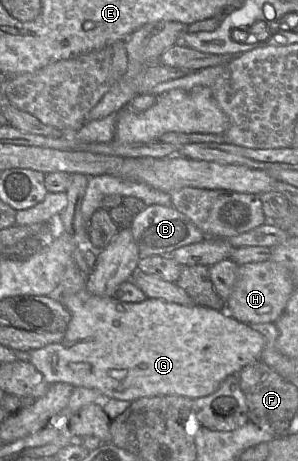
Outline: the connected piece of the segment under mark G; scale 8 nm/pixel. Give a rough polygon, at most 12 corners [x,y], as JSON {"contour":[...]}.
{"contour":[[61,297],[49,384],[207,396],[265,337],[200,305]]}

